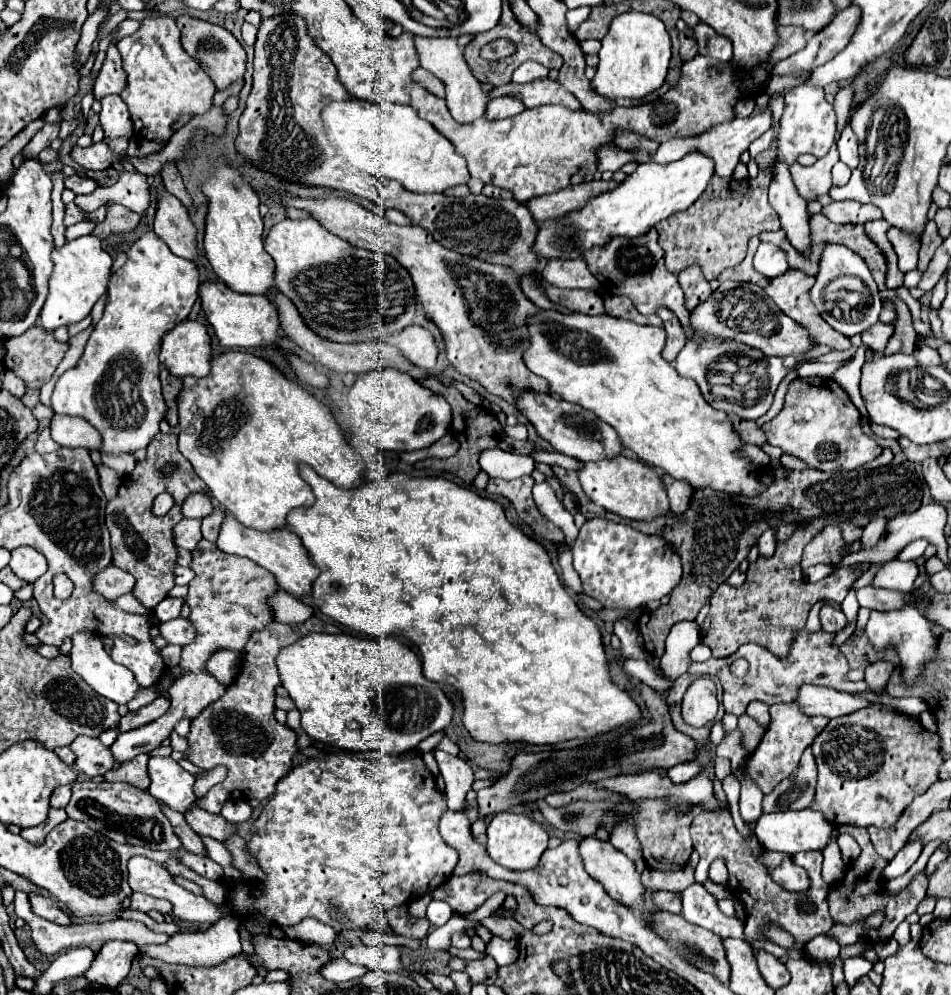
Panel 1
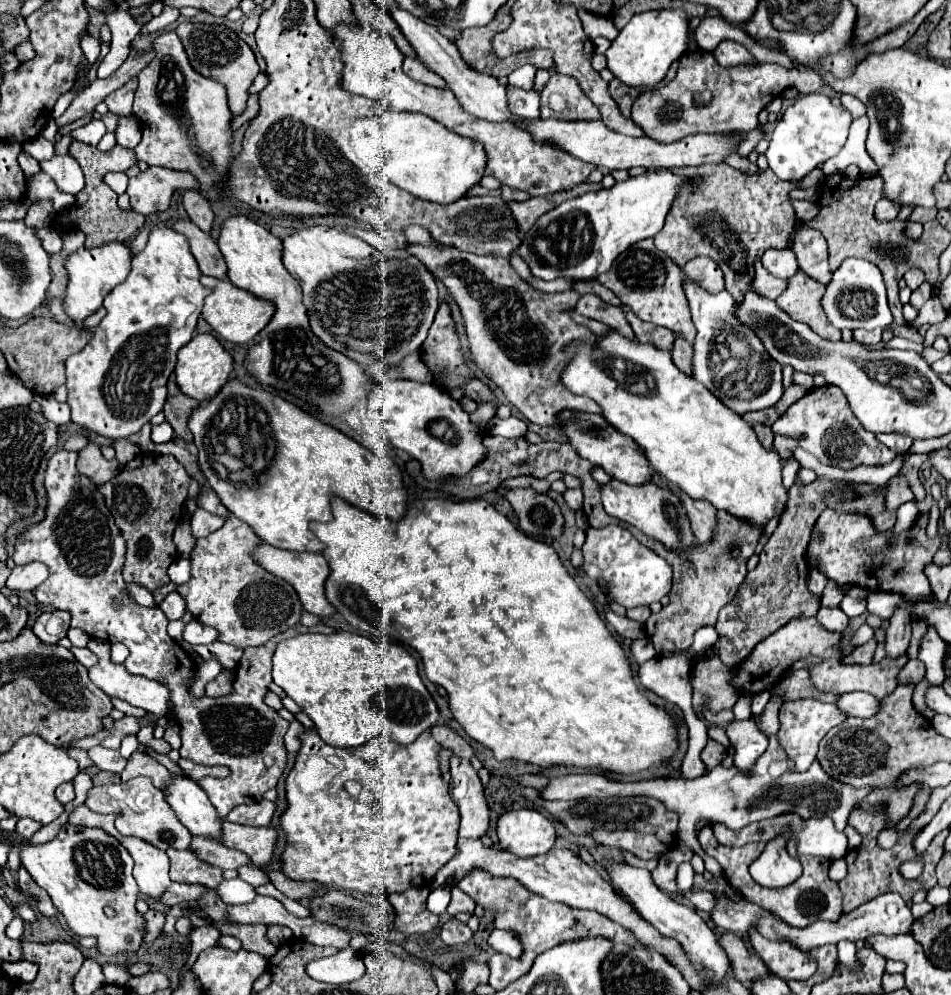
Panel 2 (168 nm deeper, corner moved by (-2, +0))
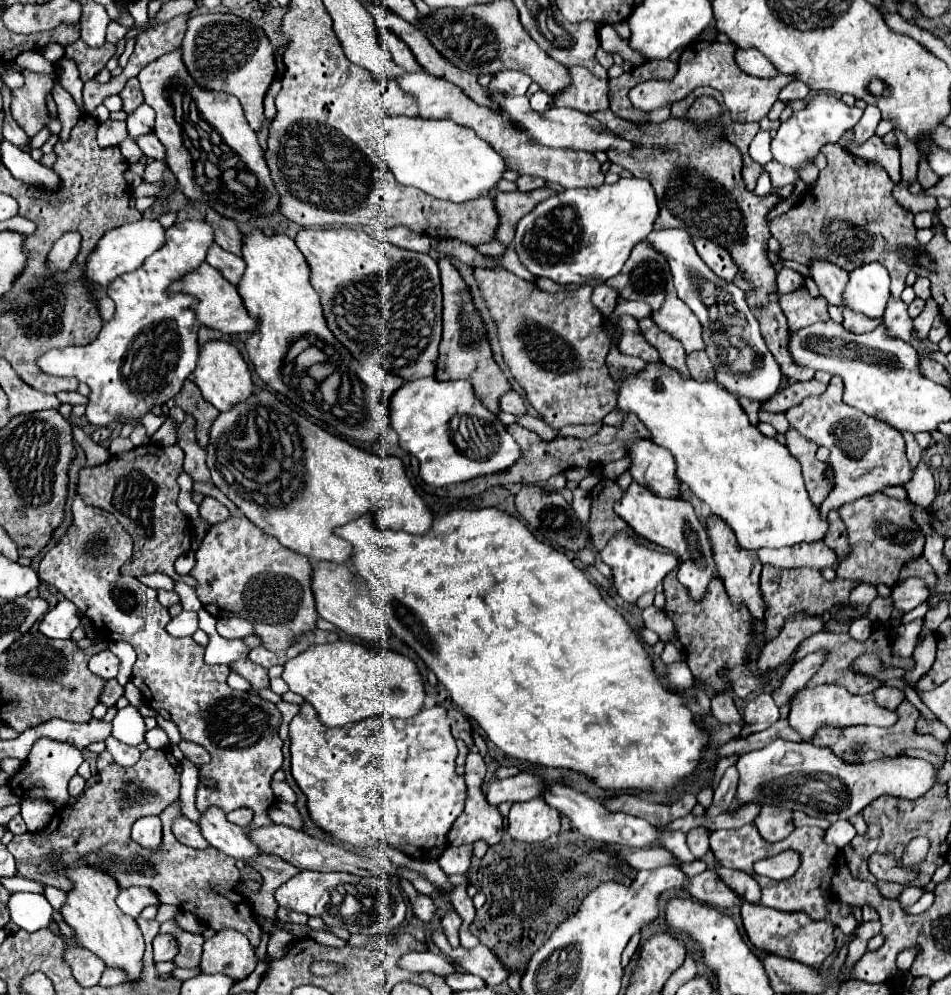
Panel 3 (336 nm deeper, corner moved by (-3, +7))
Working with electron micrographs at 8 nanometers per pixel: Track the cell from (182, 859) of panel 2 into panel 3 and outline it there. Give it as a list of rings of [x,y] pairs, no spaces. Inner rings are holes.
[[[147,749],[141,753],[141,759],[133,767],[121,767],[113,761],[109,751],[103,751],[97,759],[99,783],[87,787],[85,793],[71,805],[57,809],[49,825],[41,833],[25,833],[15,835],[7,845],[9,853],[17,861],[17,871],[25,879],[39,881],[43,885],[53,885],[61,889],[71,889],[71,881],[59,873],[55,873],[53,861],[59,857],[59,863],[73,865],[85,861],[85,865],[99,865],[99,869],[119,883],[121,889],[141,885],[149,887],[157,893],[159,903],[175,905],[177,909],[185,909],[195,913],[207,927],[215,931],[235,929],[249,937],[251,945],[257,947],[261,943],[261,927],[255,921],[255,913],[249,905],[247,915],[247,897],[235,891],[235,883],[239,879],[239,871],[235,867],[235,859],[225,853],[209,847],[205,851],[191,849],[181,845],[172,833],[171,821],[181,813],[179,797],[179,779],[181,779],[181,763],[173,757],[171,749]],[[151,791],[153,797],[147,799],[145,793]],[[121,797],[135,799],[129,807],[119,807],[117,801]],[[177,799],[177,801],[175,801]],[[171,803],[171,805],[169,805]],[[169,805],[169,807],[167,807]],[[167,807],[167,809],[165,809]],[[165,809],[165,811],[163,811]],[[151,811],[163,811],[159,817],[162,822],[163,841],[157,849],[145,849],[131,839],[131,825],[139,815],[147,815]]]

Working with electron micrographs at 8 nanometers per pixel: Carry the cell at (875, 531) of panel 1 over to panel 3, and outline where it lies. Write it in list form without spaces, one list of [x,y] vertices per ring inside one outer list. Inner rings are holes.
[[[903,433],[903,437],[905,437],[905,443],[907,443],[907,459],[911,461],[911,465],[913,465],[913,469],[915,469],[915,465],[917,465],[919,459],[921,459],[921,447],[919,447],[919,443],[915,441],[915,435],[913,435],[913,433]]]

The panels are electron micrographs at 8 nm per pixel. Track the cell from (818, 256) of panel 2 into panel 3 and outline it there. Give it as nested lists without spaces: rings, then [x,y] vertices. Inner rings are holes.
[[[815,261],[815,265],[811,265],[809,269],[811,269],[813,281],[817,283],[821,295],[823,295],[831,305],[843,307],[843,305],[845,305],[843,291],[845,291],[845,287],[847,287],[847,283],[849,283],[847,271],[839,269],[837,265],[827,265],[825,261]]]

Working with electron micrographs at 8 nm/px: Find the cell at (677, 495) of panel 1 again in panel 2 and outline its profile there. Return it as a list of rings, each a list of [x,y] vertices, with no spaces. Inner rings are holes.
[[[680,492],[680,500],[682,500],[682,506],[686,508],[686,514],[688,514],[696,540],[700,540],[700,542],[710,540],[710,536],[714,532],[714,524],[716,524],[714,506],[710,506],[710,502],[706,502],[706,500],[692,500],[684,492]]]

